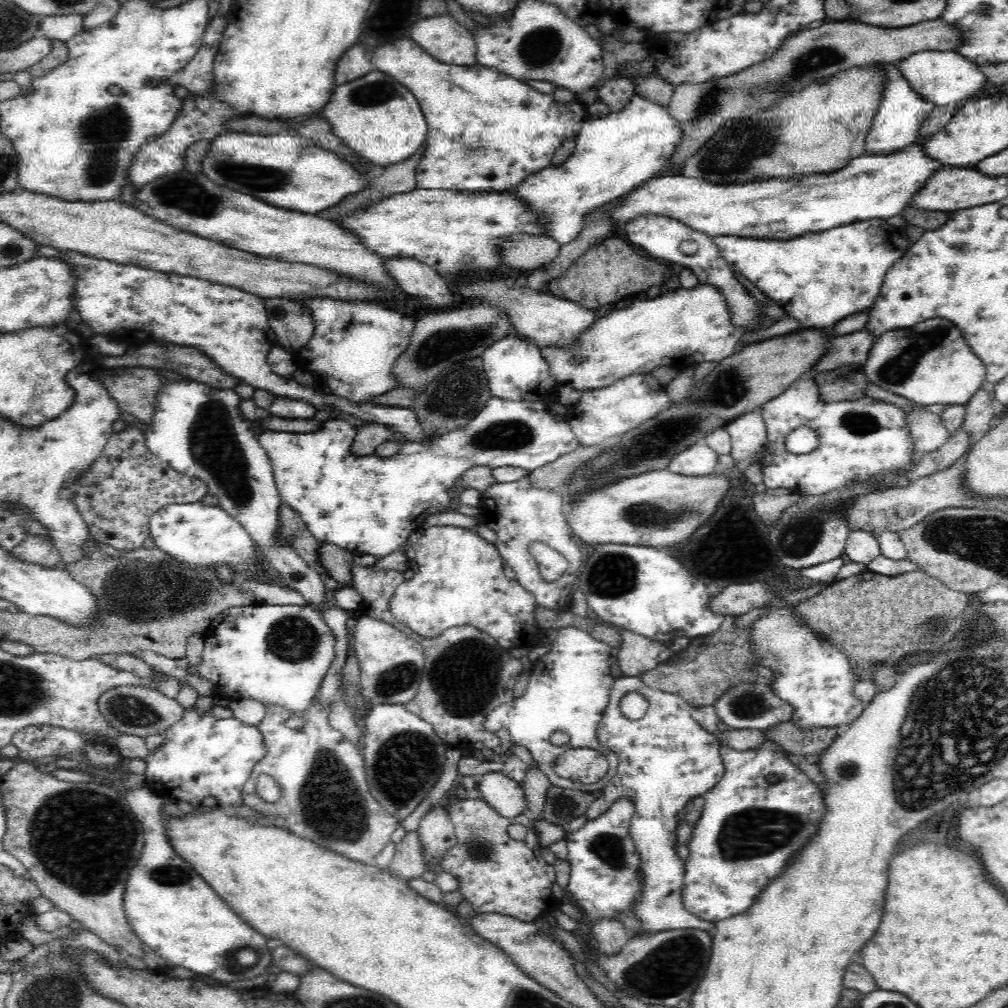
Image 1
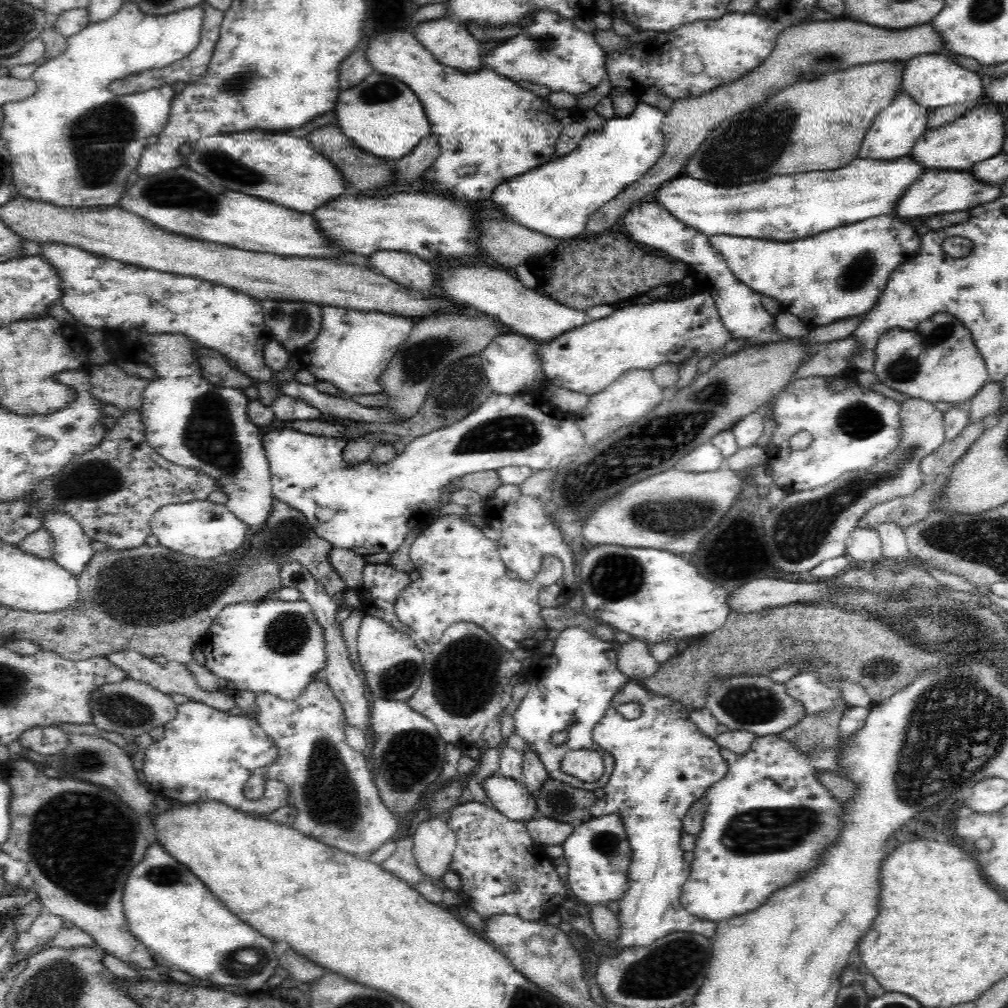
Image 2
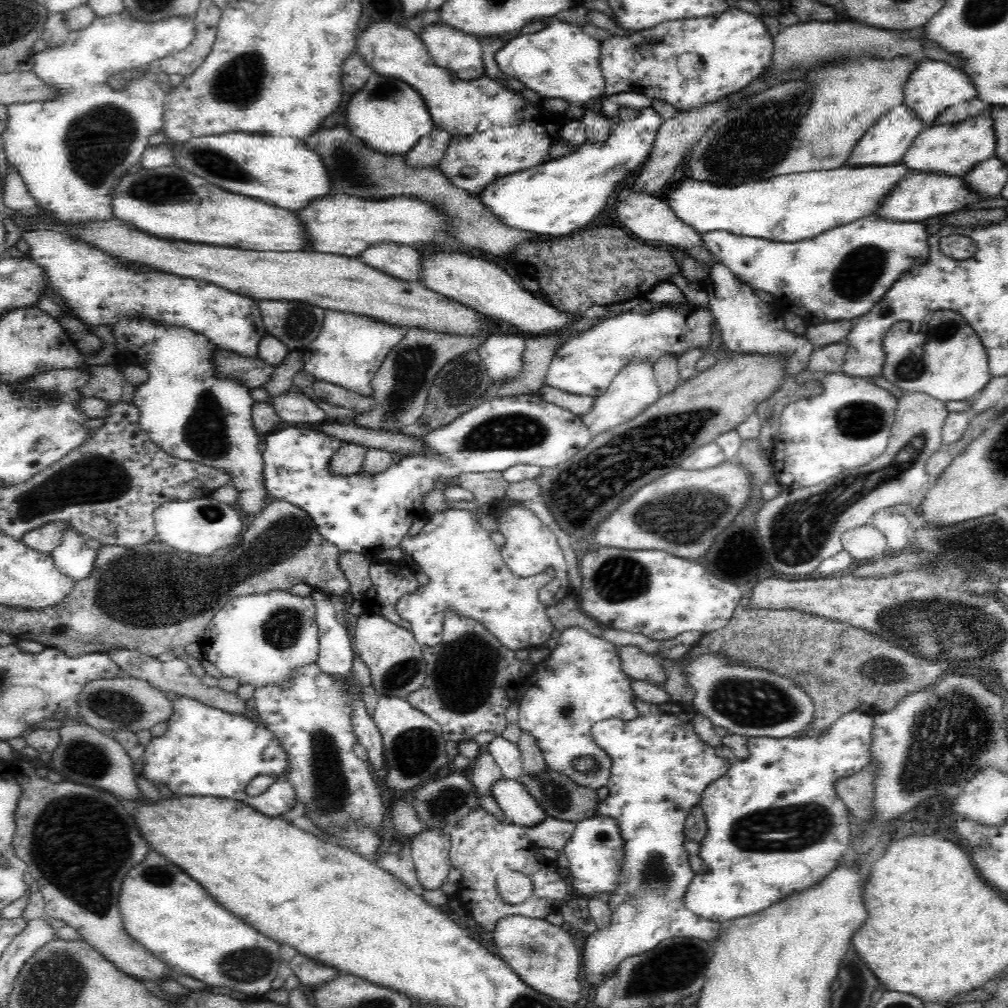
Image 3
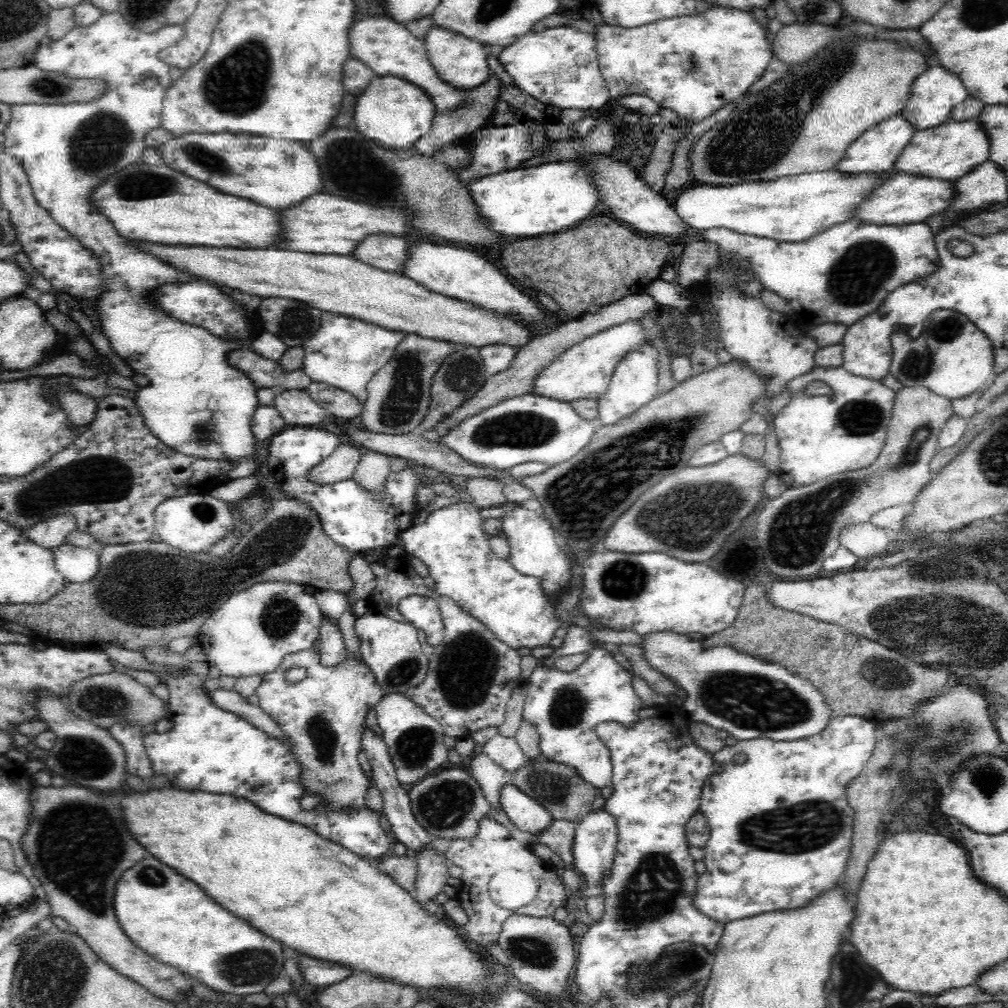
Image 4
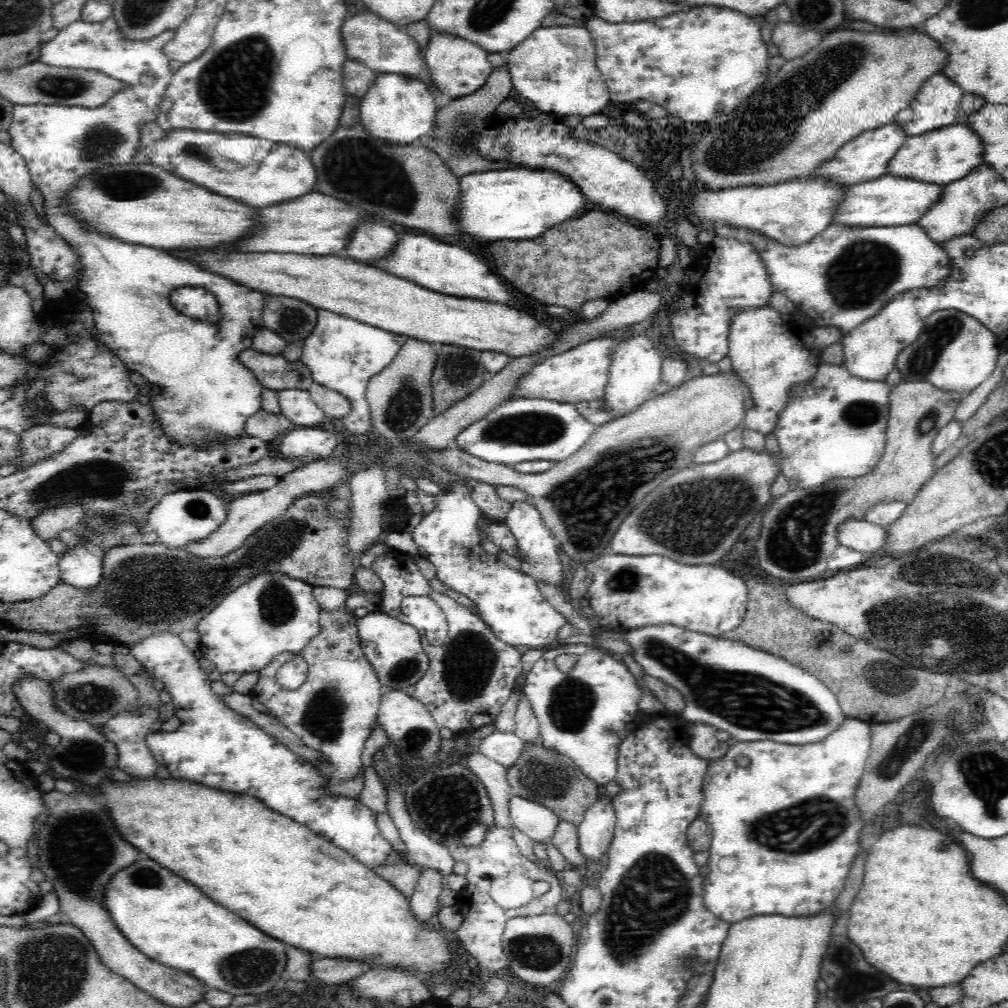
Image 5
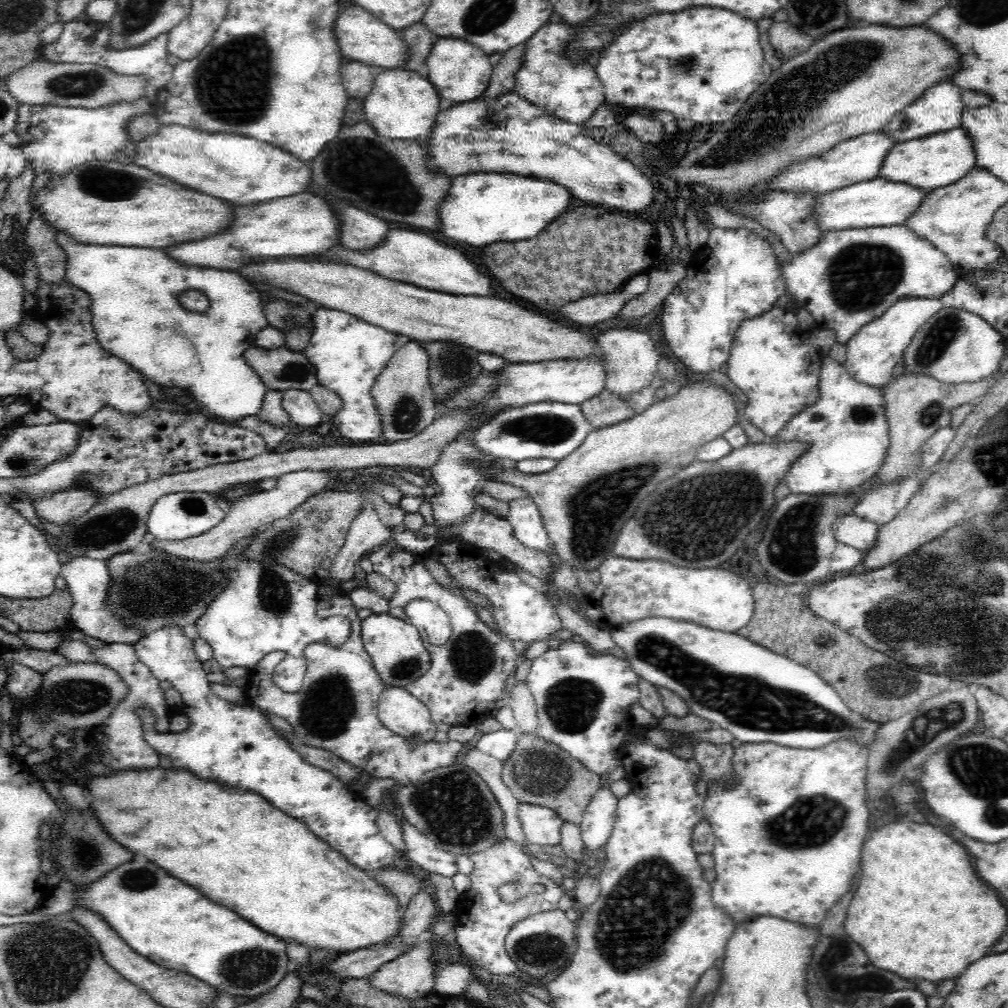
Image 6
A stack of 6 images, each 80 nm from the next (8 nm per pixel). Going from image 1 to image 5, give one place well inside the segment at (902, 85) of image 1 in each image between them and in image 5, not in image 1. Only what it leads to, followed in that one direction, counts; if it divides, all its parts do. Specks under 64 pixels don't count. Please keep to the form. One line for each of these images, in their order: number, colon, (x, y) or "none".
2: (895, 130)
3: (885, 143)
4: (874, 152)
5: (864, 158)

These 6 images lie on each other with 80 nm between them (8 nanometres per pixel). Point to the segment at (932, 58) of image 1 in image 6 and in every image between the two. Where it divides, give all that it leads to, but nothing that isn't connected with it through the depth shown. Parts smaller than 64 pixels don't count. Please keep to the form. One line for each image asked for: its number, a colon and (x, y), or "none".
2: (934, 80)
3: (935, 85)
4: (934, 93)
5: (935, 105)
6: (939, 108)

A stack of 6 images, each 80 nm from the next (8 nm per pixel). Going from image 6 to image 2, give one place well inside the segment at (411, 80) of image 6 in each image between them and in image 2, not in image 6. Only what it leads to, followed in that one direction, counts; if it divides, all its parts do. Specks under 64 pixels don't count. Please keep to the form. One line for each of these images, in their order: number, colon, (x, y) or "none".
2: (383, 117)
3: (389, 116)
4: (395, 114)
5: (398, 110)

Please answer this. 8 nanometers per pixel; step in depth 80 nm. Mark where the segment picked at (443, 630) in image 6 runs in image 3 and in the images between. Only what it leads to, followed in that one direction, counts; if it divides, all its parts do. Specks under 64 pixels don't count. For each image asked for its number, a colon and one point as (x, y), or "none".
3: (466, 573)
4: (423, 613)
5: (421, 612)

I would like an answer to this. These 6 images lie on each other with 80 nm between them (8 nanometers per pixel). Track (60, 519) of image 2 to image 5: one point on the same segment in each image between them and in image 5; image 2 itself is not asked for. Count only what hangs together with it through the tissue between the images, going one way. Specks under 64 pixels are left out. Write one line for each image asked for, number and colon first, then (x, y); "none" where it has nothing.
3: (73, 558)
4: (77, 565)
5: (79, 568)

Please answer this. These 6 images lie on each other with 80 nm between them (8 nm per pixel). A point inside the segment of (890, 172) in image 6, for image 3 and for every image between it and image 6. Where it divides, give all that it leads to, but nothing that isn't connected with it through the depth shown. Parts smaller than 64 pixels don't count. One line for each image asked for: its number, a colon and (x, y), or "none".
3: (953, 149)
4: (946, 152)
5: (942, 156)

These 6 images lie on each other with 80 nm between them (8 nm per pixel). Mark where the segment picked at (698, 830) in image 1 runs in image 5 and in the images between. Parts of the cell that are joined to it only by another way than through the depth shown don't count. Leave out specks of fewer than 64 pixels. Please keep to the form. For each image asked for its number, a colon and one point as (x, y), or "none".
2: (765, 822)
3: (774, 825)
4: (782, 814)
5: (761, 814)

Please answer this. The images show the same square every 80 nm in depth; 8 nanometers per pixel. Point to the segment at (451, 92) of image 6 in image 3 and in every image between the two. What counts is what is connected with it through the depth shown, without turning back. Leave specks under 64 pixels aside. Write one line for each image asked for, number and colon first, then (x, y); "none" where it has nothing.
3: (451, 49)
4: (461, 63)
5: (458, 67)

